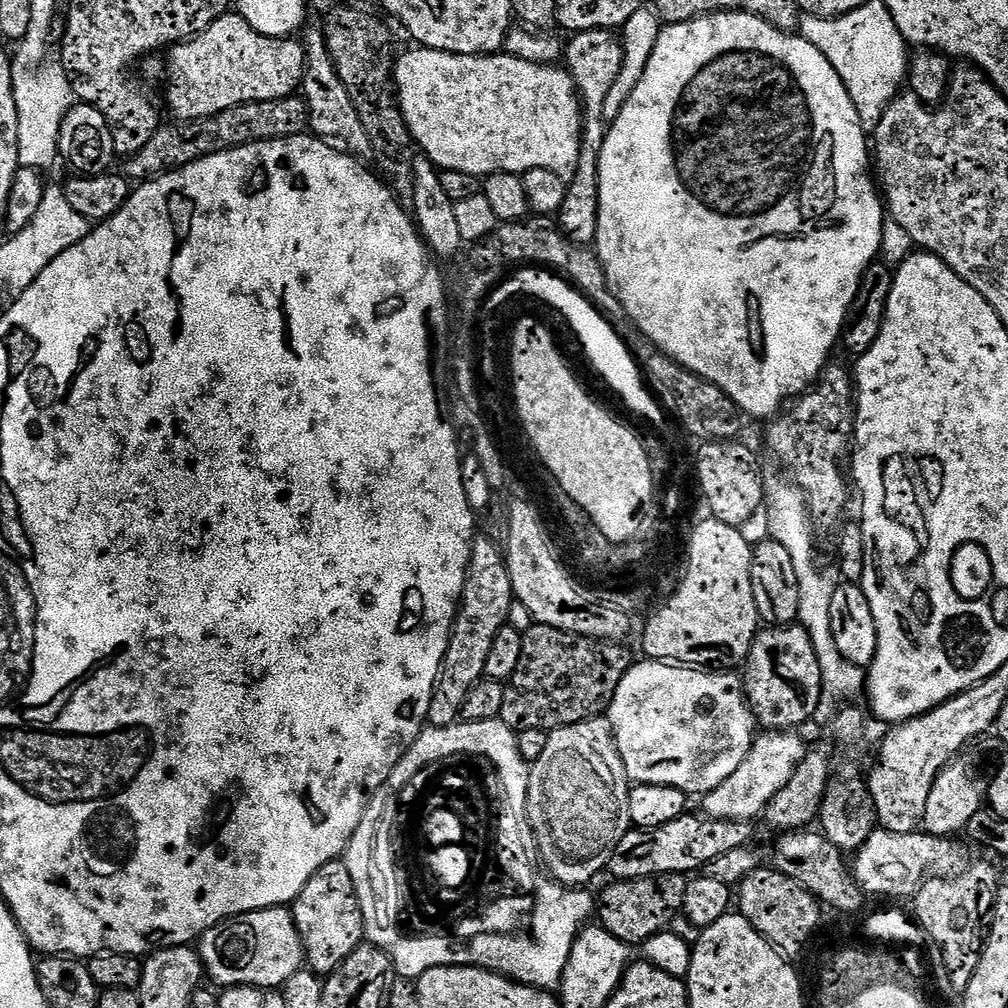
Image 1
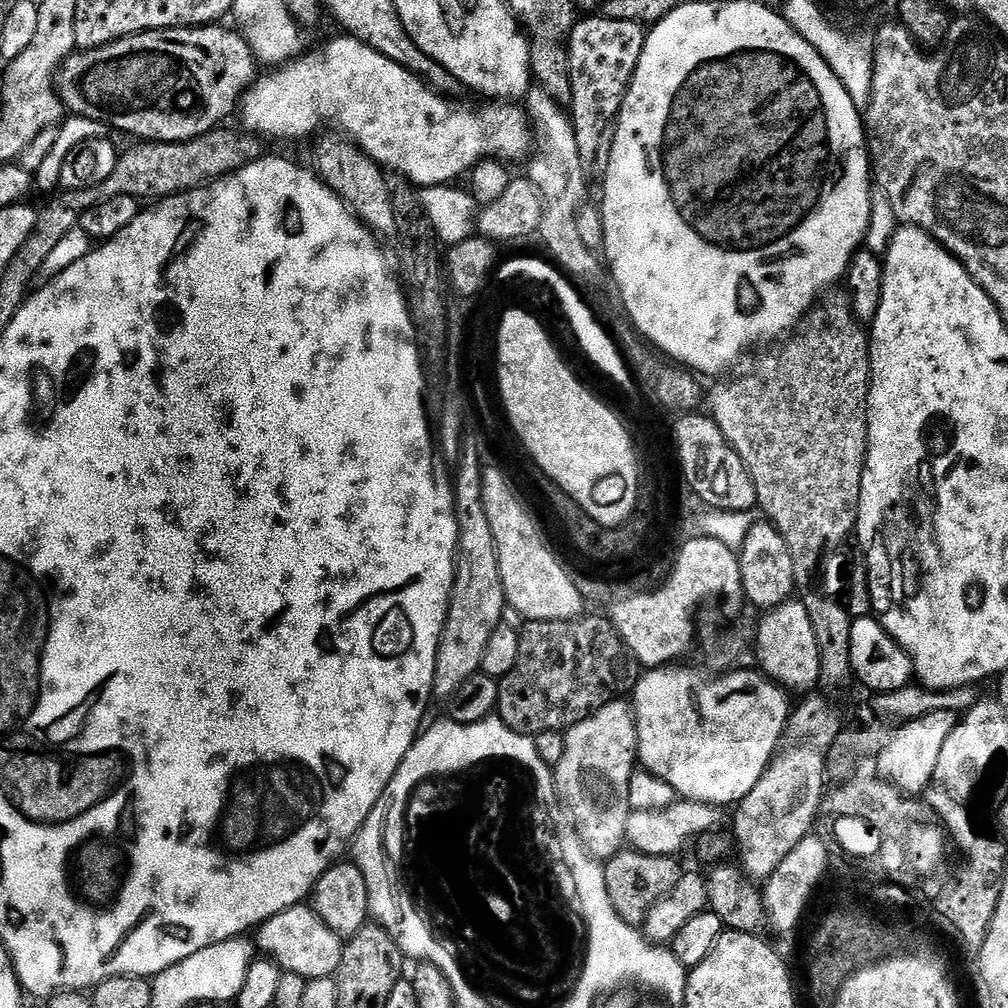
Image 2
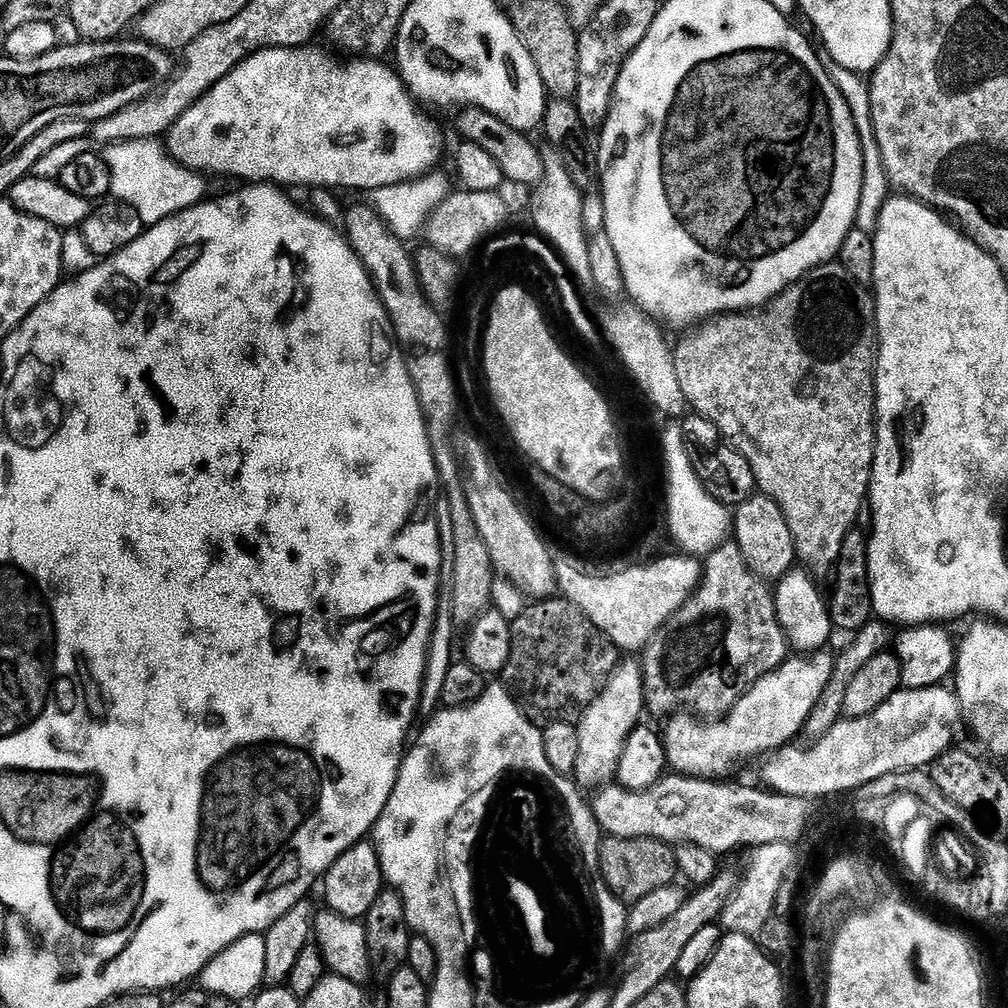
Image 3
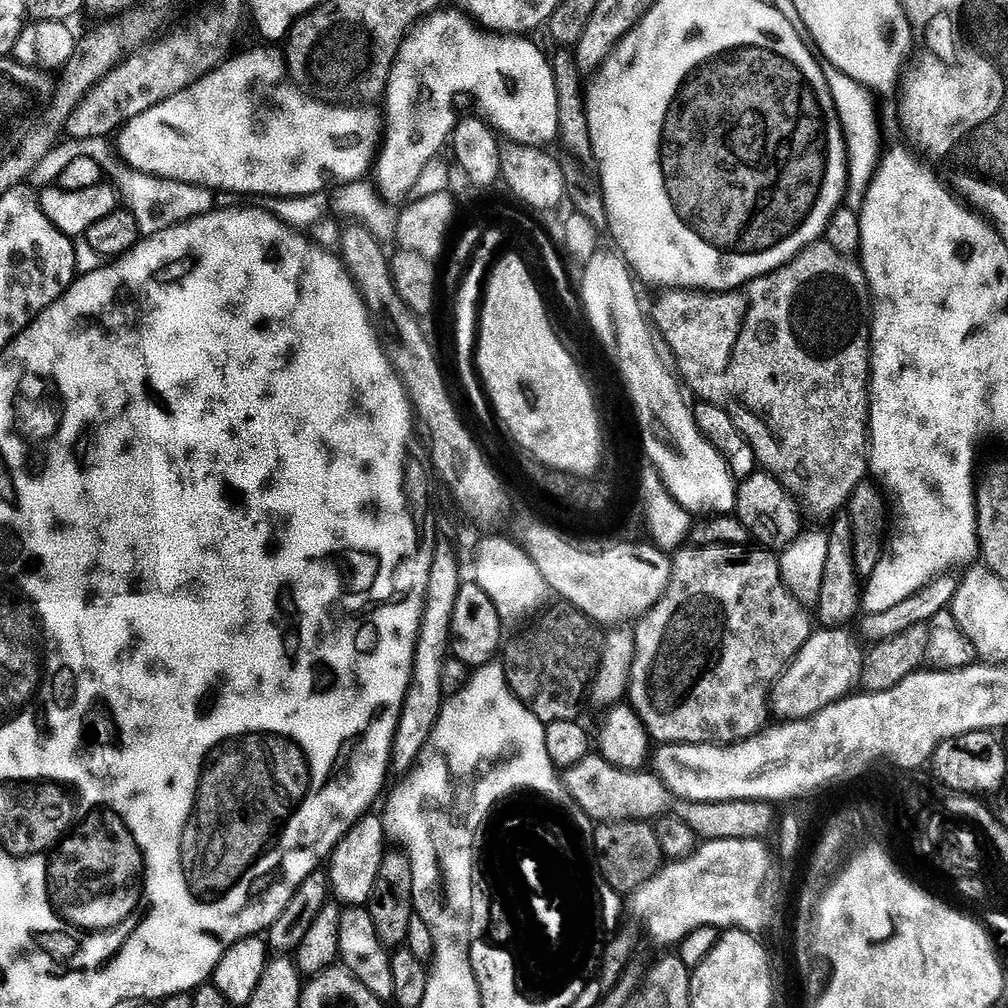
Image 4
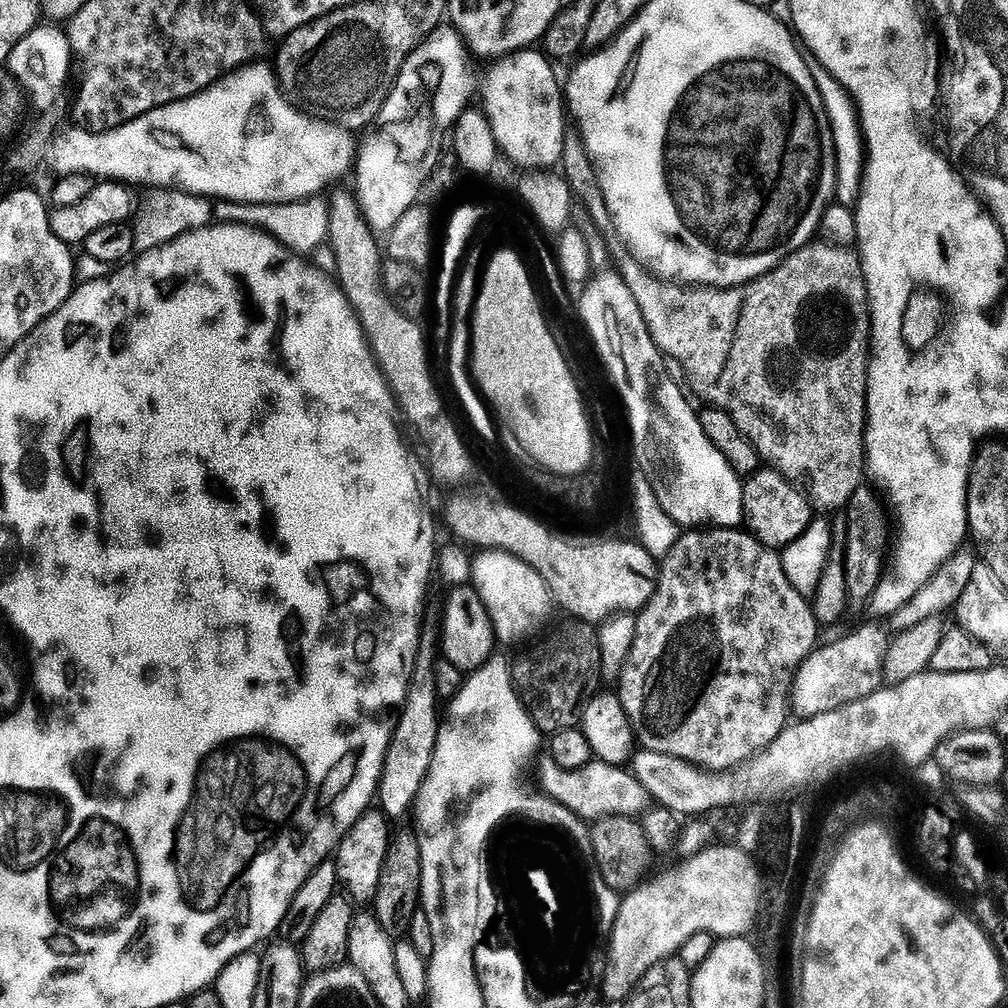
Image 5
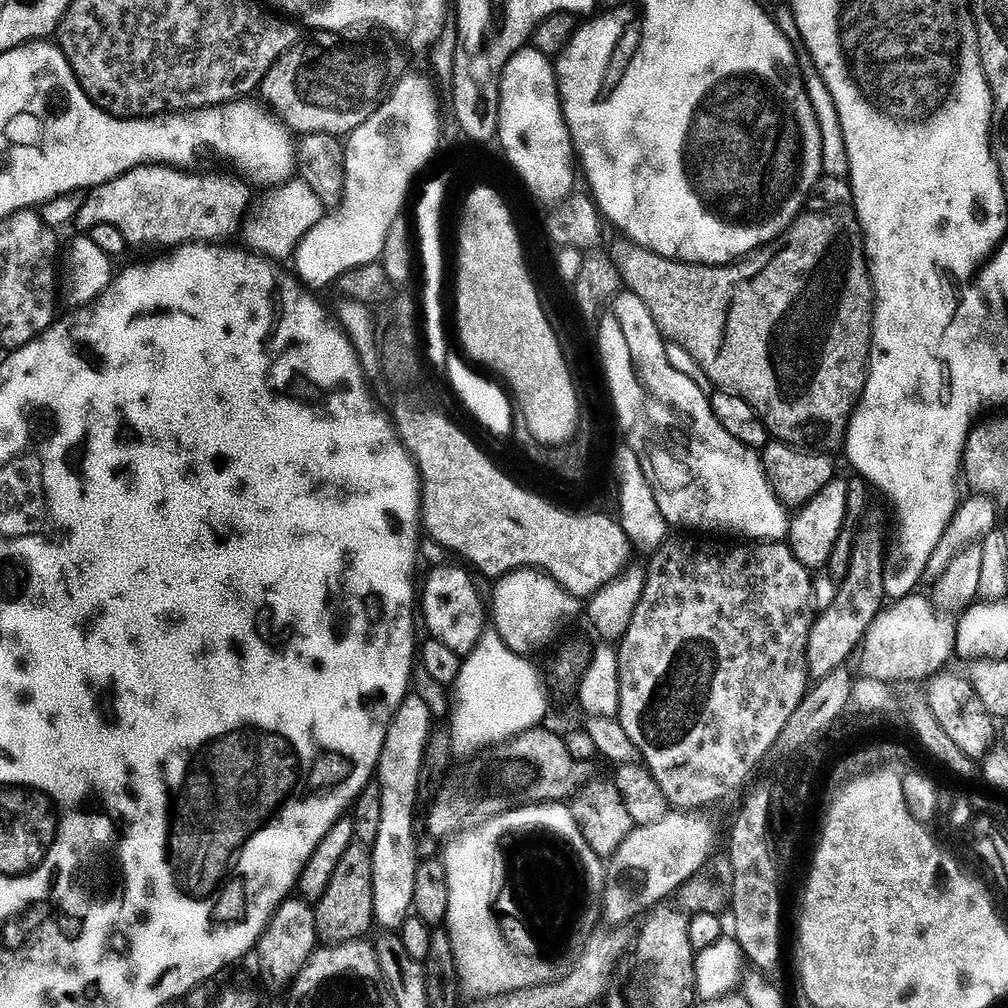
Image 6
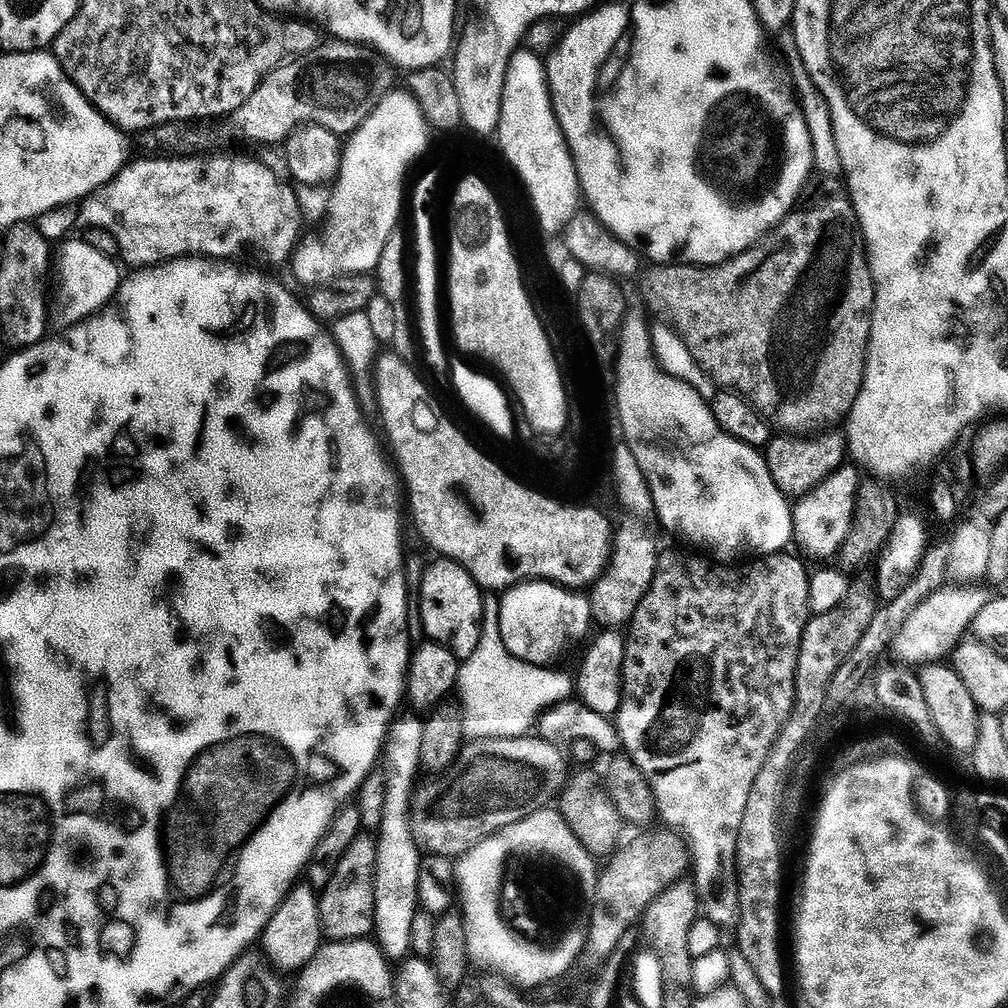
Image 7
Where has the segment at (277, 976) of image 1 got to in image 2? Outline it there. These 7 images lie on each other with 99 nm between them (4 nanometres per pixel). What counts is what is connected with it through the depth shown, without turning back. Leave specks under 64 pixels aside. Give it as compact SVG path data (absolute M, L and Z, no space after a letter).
M307 903L295 904L293 908L287 908L285 912L272 916L265 924L259 925L255 936L255 947L264 951L261 953L275 960L284 972L293 972L307 981L335 977L340 968L345 941L337 932L330 930L330 926L326 926L316 909Z

